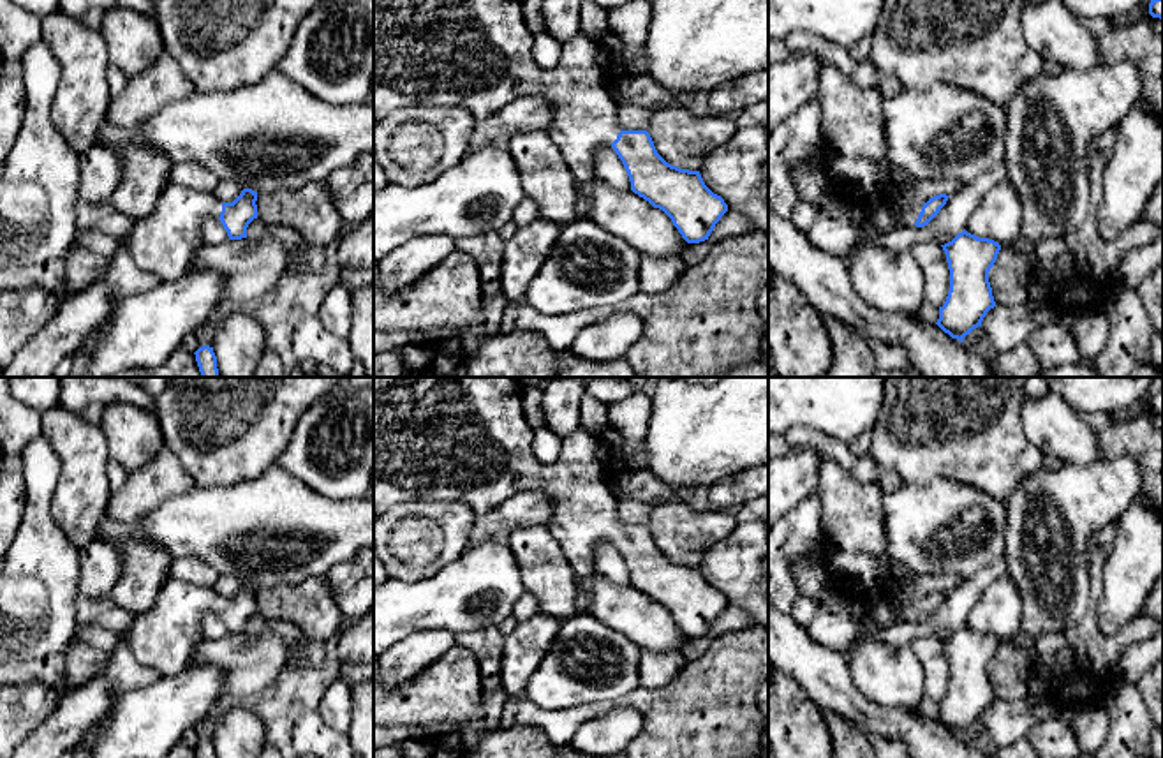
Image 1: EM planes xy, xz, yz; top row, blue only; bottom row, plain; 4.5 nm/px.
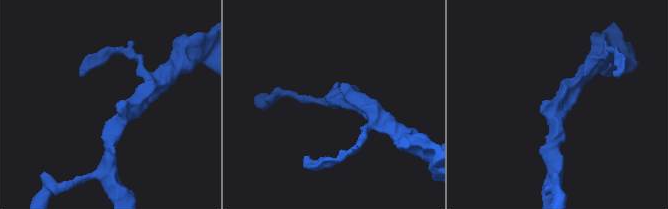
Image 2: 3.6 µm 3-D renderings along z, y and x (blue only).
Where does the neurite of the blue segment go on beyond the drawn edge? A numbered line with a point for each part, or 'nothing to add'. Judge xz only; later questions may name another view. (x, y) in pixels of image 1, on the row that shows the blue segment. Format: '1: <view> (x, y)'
1: xz (476, 55)

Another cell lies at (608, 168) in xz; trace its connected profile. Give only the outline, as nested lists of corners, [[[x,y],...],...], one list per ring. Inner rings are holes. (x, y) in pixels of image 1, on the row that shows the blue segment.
[[[611,145],[603,146],[596,155],[594,176],[615,189],[631,190],[627,171]]]

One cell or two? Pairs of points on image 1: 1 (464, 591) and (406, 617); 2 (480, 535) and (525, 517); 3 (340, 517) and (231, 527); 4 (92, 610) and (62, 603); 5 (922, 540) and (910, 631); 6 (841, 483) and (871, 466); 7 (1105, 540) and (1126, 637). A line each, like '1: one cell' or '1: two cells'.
1: one cell
2: one cell
3: one cell
4: two cells
5: two cells
6: two cells
7: one cell

